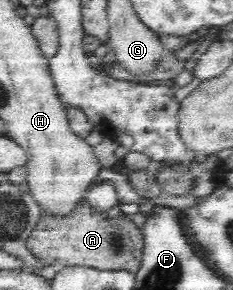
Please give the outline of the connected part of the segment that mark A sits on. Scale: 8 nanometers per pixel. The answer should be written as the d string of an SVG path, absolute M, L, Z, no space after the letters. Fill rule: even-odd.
M80 199L74 211L68 215L50 215L41 213L40 219L25 243L30 254L34 255L46 266L56 267L57 270L66 267L92 267L99 271L128 271L136 274L141 267L143 257L143 235L138 226L132 222L132 215L124 213L119 206L108 211L96 211L86 199Z

